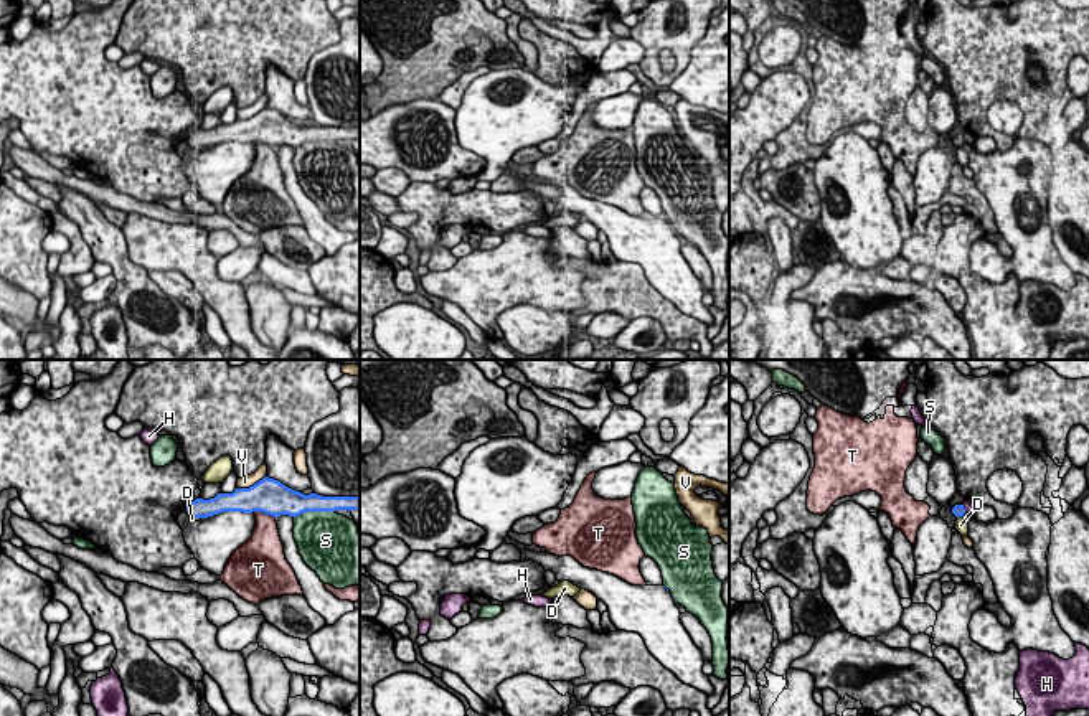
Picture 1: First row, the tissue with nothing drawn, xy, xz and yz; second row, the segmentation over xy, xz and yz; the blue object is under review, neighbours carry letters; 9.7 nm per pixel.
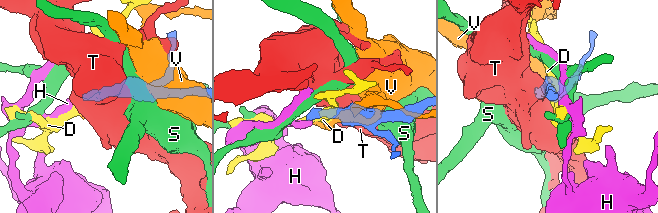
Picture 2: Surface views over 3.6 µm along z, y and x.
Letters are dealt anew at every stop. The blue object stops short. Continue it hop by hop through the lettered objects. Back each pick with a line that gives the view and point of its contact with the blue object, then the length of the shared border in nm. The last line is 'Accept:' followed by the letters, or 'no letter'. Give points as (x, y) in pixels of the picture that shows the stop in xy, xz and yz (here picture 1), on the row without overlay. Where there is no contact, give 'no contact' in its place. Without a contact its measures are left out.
Accept: no letter

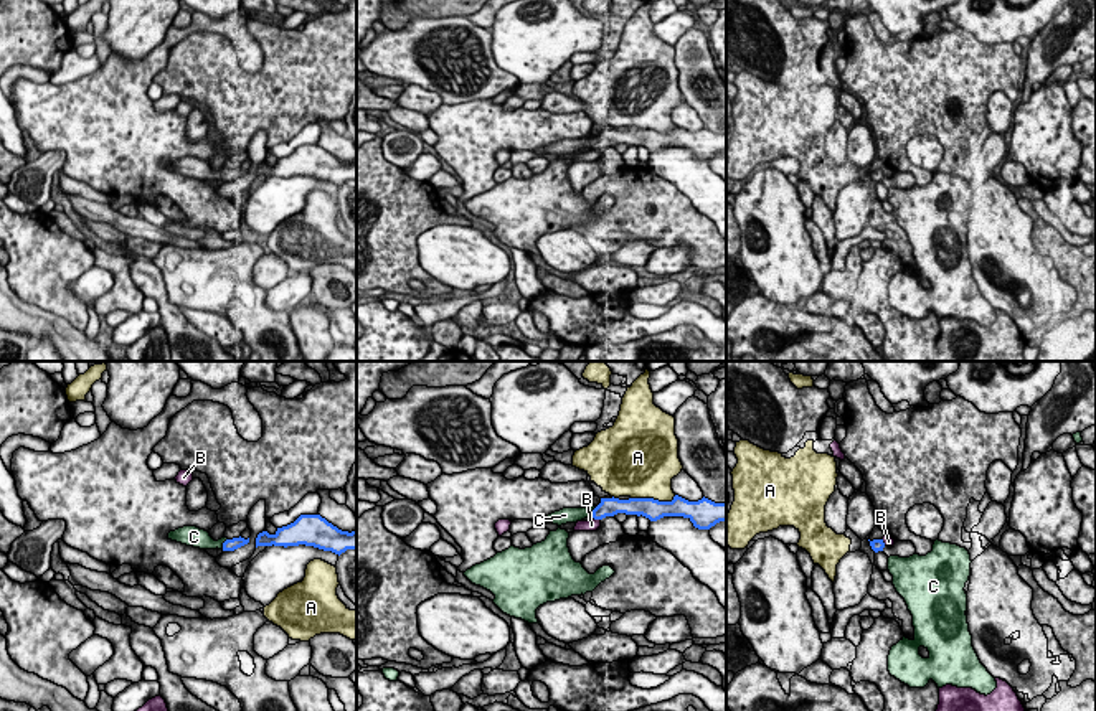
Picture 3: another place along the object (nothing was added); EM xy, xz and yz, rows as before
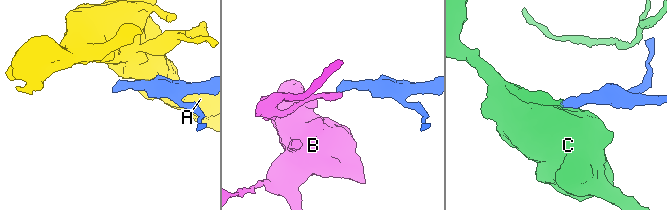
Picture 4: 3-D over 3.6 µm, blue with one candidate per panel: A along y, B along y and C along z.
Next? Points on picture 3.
C: meets blue in xz at (593, 142); contact 120 nm long
Accept: C

